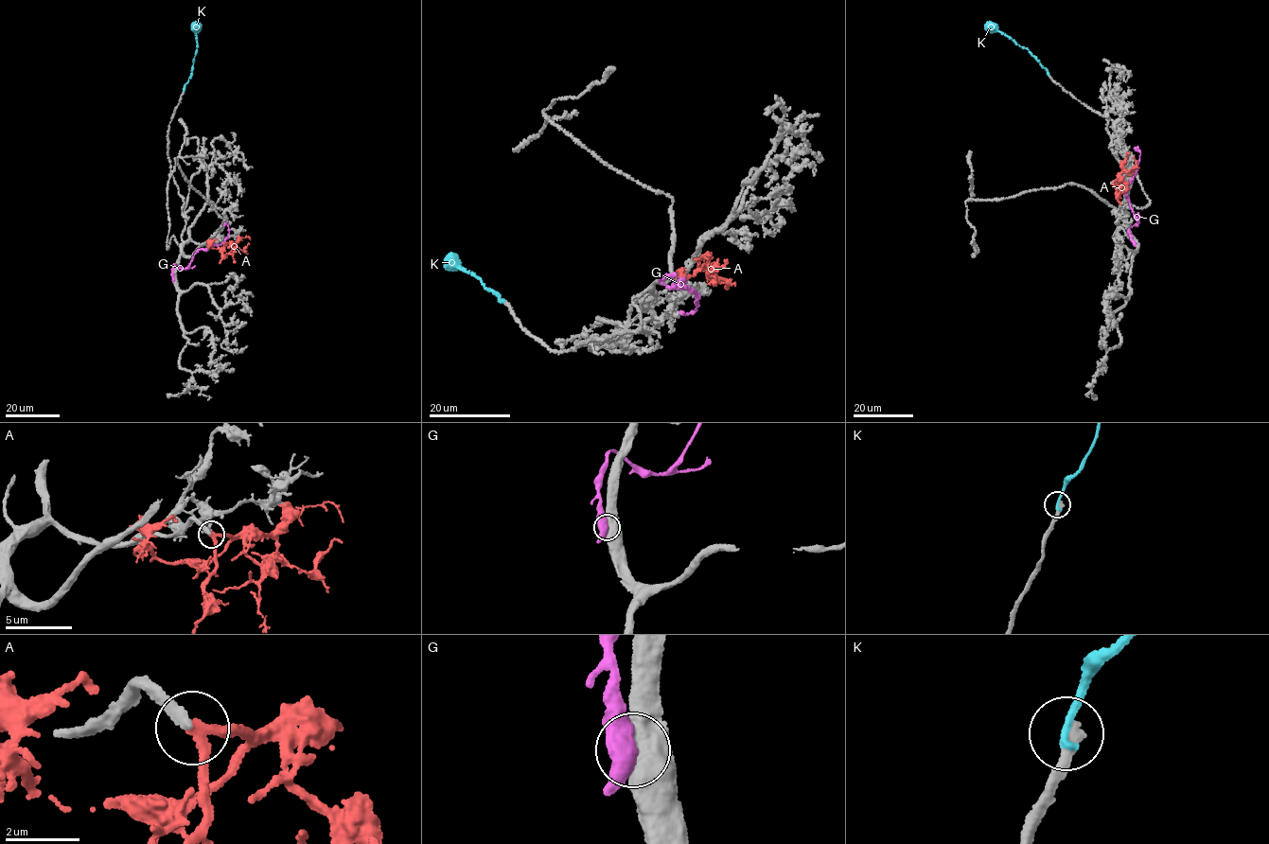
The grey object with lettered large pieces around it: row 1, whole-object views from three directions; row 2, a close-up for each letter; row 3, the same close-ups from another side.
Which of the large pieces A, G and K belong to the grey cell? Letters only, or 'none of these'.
A

